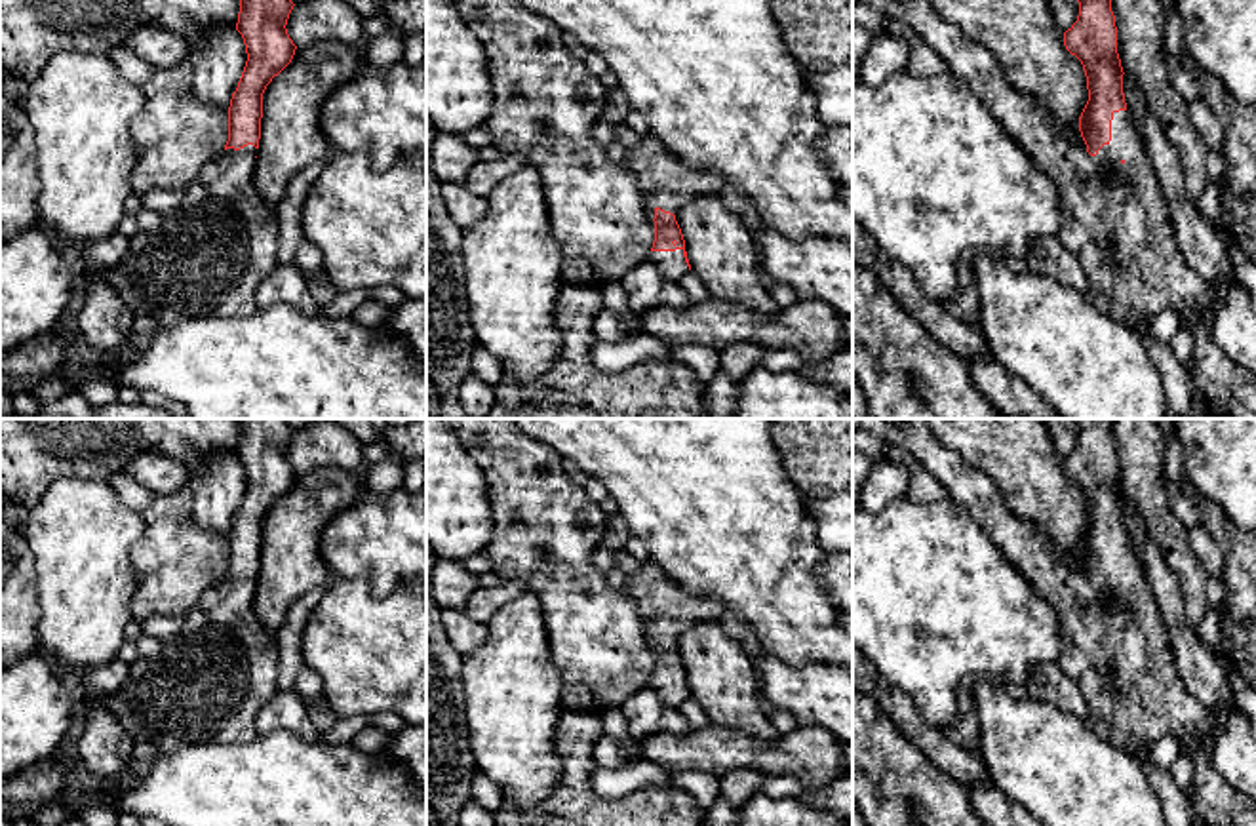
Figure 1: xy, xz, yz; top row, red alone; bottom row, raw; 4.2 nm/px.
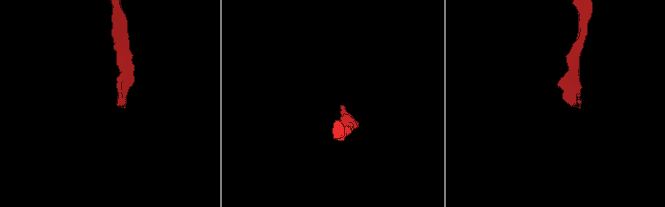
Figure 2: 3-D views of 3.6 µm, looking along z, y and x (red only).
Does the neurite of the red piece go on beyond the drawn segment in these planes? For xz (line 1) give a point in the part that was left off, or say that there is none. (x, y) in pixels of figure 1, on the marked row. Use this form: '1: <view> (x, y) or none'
1: xz (667, 181)

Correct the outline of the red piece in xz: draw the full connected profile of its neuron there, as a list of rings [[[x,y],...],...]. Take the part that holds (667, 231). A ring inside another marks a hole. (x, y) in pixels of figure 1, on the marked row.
[[[653,133],[628,148],[622,166],[636,177],[643,198],[655,206],[655,242],[649,261],[666,278],[679,282],[691,265],[674,211],[697,196],[719,194],[725,179],[719,171],[687,166]]]

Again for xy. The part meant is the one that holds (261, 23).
[[[240,0],[236,30],[245,44],[247,61],[232,93],[228,107],[228,141],[225,152],[211,160],[185,188],[181,204],[167,215],[156,230],[139,230],[129,238],[126,257],[108,266],[107,280],[135,316],[150,316],[160,325],[177,325],[185,318],[221,314],[225,318],[245,318],[259,310],[257,289],[261,282],[278,266],[278,217],[253,185],[255,156],[259,152],[263,93],[293,59],[297,46],[287,34],[287,19],[293,10],[291,0]]]

